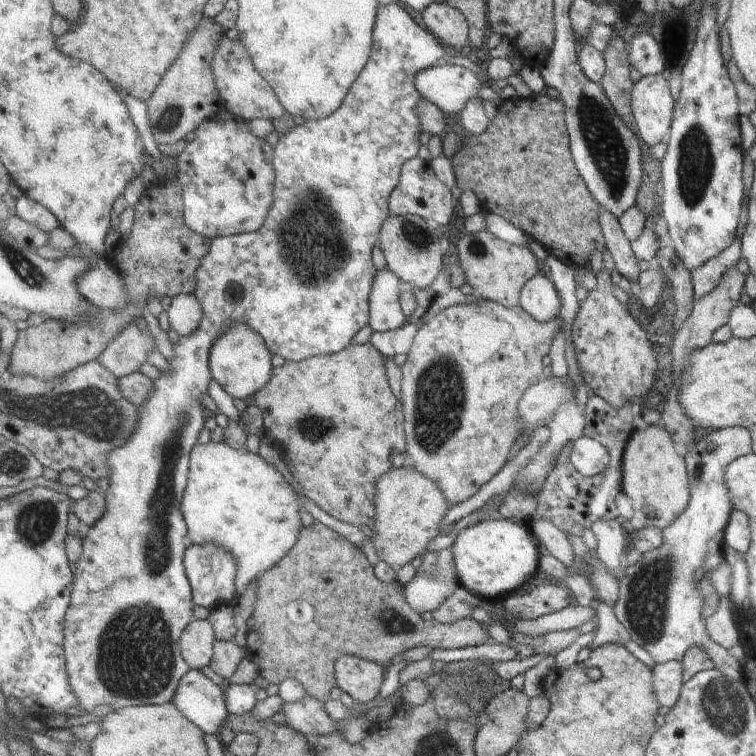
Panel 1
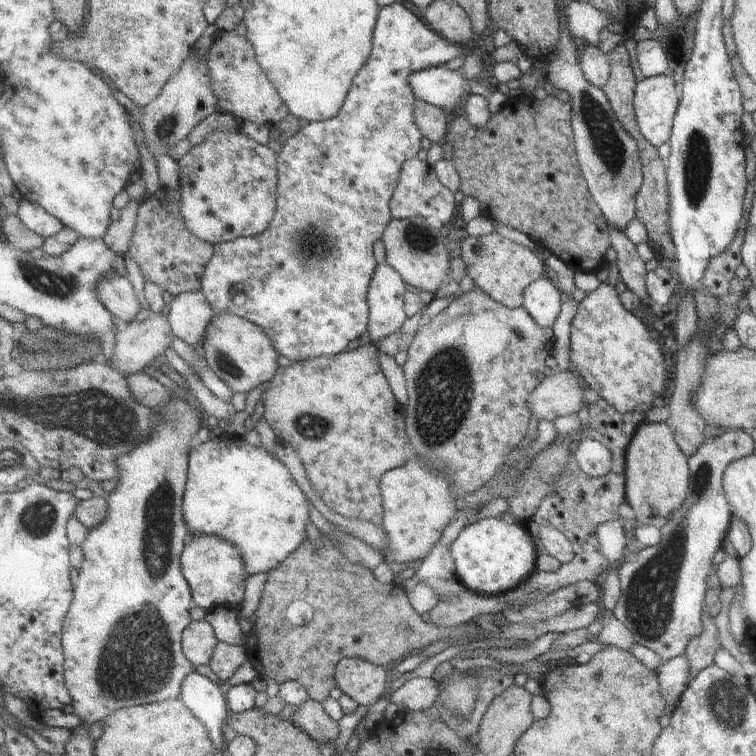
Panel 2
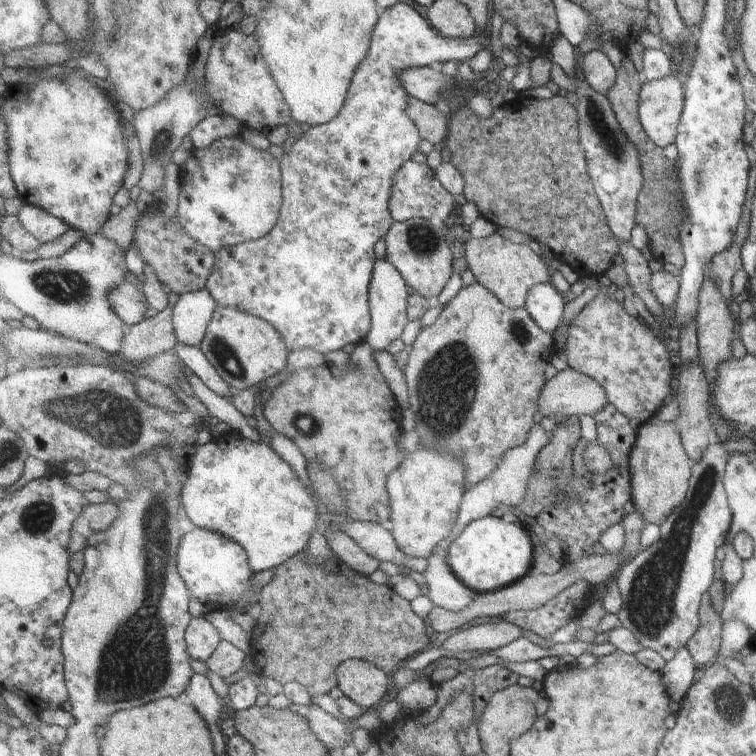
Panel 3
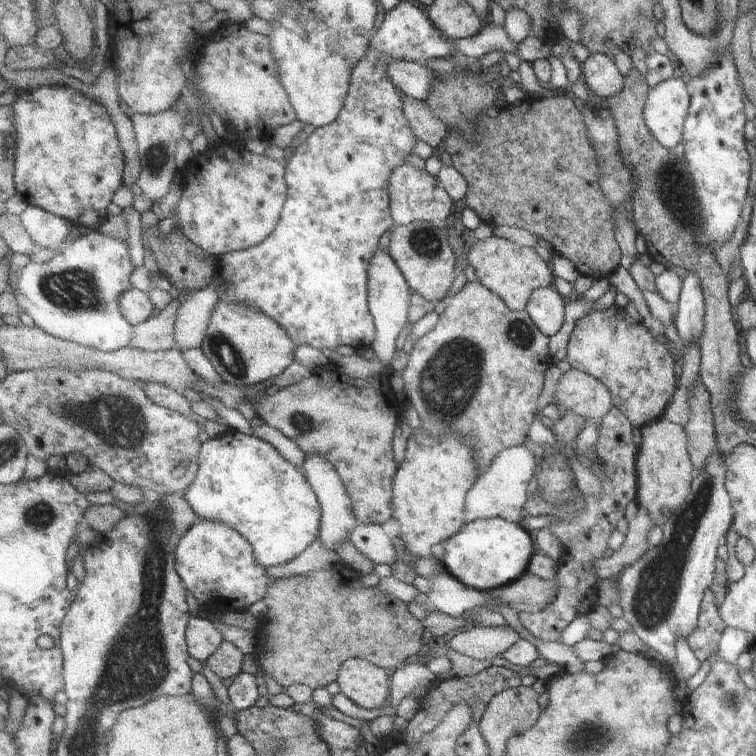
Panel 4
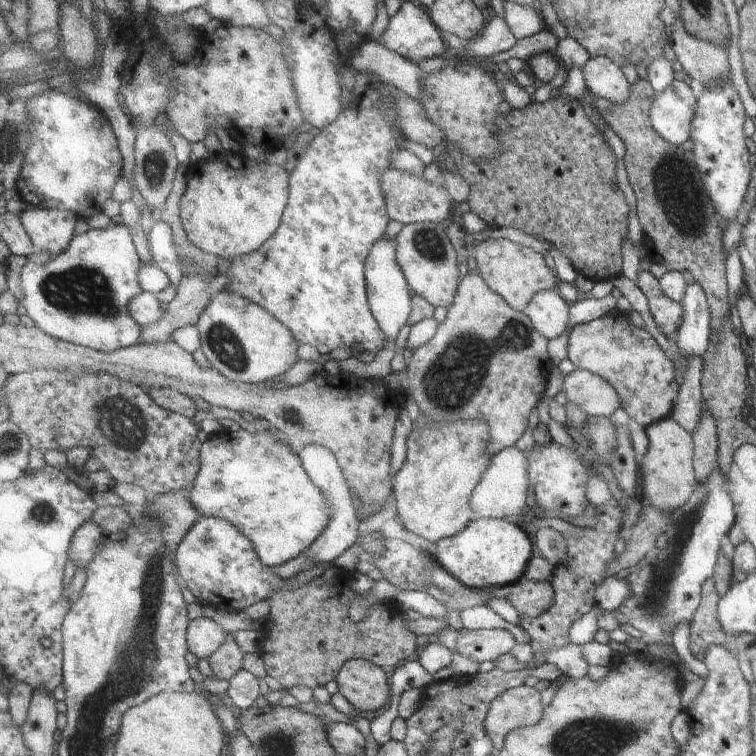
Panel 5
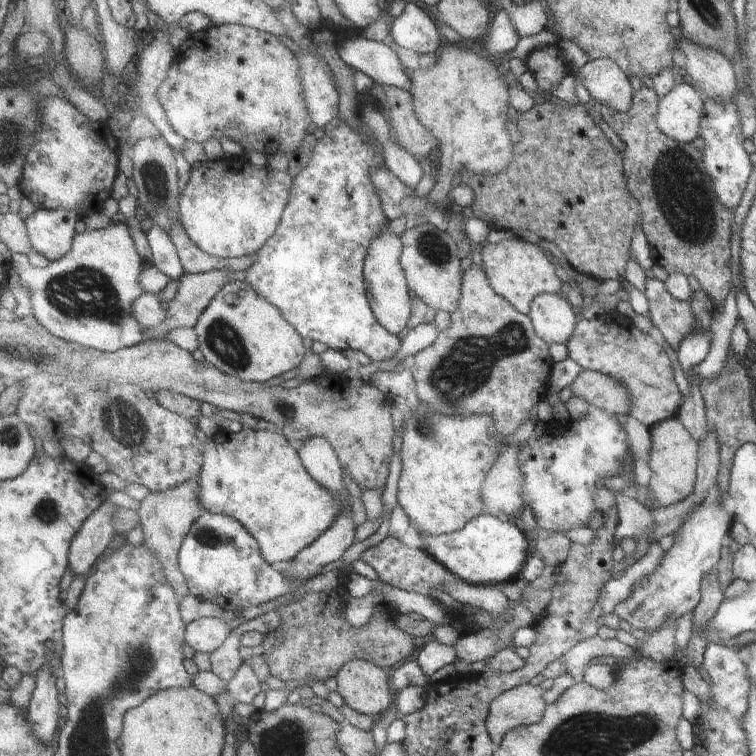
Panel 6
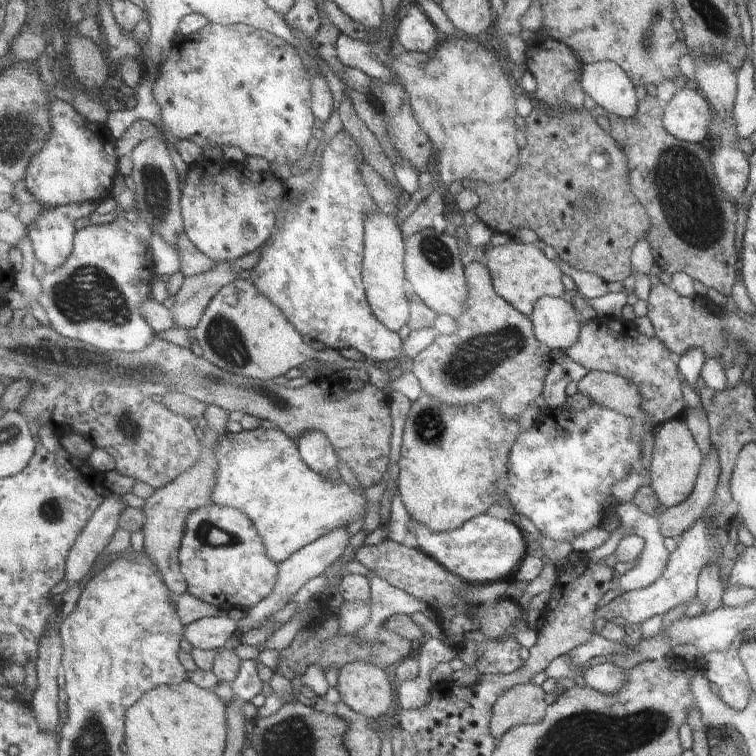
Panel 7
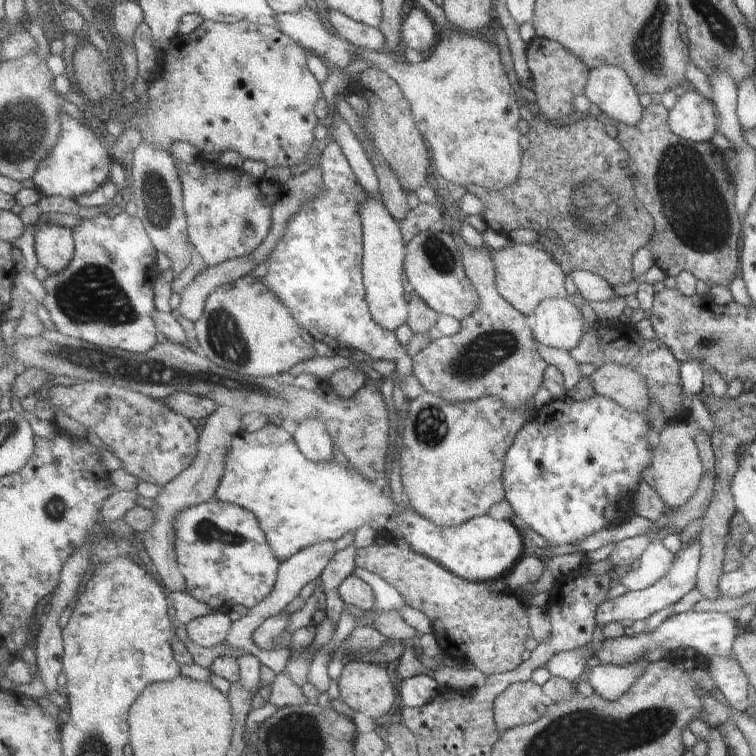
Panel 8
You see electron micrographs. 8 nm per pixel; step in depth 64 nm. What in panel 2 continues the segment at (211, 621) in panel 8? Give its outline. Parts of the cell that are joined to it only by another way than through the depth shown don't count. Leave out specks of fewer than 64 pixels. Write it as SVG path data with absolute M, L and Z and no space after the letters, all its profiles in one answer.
M193 621L184 632L184 651L195 666L205 666L212 662L220 640L216 629L209 621Z

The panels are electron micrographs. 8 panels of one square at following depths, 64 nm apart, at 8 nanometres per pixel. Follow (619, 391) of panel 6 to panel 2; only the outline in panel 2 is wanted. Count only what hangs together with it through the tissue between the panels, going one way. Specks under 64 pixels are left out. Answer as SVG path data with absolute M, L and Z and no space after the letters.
M563 371L545 377L532 392L529 404L538 420L554 421L561 415L579 414L585 406L591 410L601 400L602 396L585 379Z

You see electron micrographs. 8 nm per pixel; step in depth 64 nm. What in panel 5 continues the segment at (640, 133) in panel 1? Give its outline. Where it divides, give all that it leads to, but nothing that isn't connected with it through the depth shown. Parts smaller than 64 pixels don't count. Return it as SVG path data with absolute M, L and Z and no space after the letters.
M676 76L665 90L653 94L652 108L648 112L652 128L672 145L681 145L690 138L696 108L689 87L677 82Z

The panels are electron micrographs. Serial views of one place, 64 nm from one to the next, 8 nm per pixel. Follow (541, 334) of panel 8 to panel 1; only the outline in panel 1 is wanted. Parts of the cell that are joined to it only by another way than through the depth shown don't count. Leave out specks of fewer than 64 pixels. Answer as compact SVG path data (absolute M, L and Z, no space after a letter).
M539 272L523 287L520 306L533 318L548 323L560 317L562 300L551 278Z

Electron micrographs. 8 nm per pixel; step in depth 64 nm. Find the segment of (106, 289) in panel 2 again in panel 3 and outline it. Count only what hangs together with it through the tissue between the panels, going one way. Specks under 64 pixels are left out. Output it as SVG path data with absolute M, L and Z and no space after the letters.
M129 282L120 284L113 292L110 292L109 300L114 311L127 326L143 322L146 319L147 310L151 308L145 293Z

